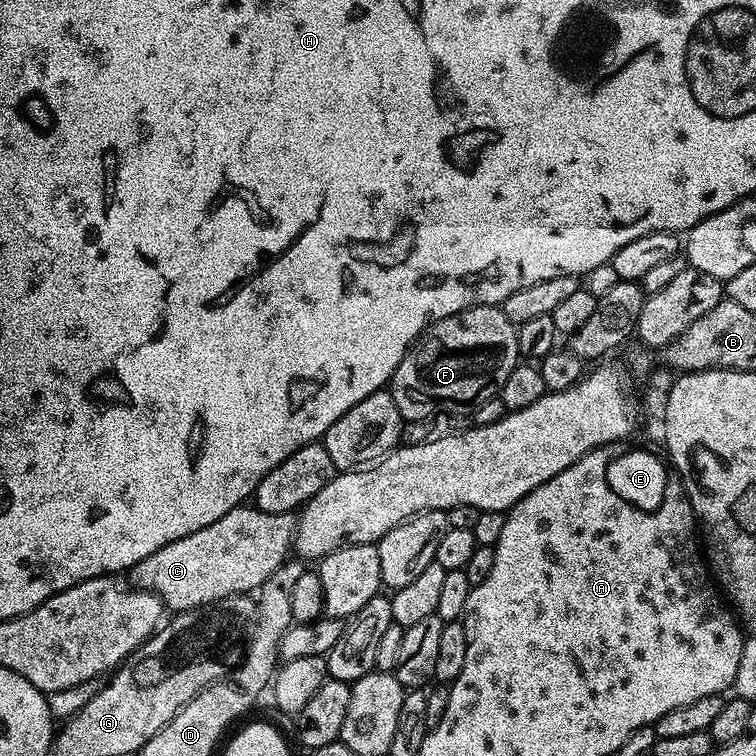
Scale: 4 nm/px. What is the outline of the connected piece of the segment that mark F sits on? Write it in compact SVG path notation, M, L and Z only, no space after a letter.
M495 304L467 308L450 318L429 324L421 332L420 339L409 348L402 362L398 362L390 381L394 406L398 406L401 417L404 420L421 420L443 412L472 414L480 404L499 397L502 382L510 378L510 370L514 370L521 359L516 330L517 325L506 318L503 307Z

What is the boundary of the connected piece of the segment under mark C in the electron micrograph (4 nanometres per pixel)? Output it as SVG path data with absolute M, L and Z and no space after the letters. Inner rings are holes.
M255 506L235 508L222 514L218 522L210 522L210 526L202 526L202 530L194 530L194 534L186 534L142 558L130 570L131 583L153 592L173 613L200 608L227 596L255 593L289 559L296 522L291 512L266 514Z

